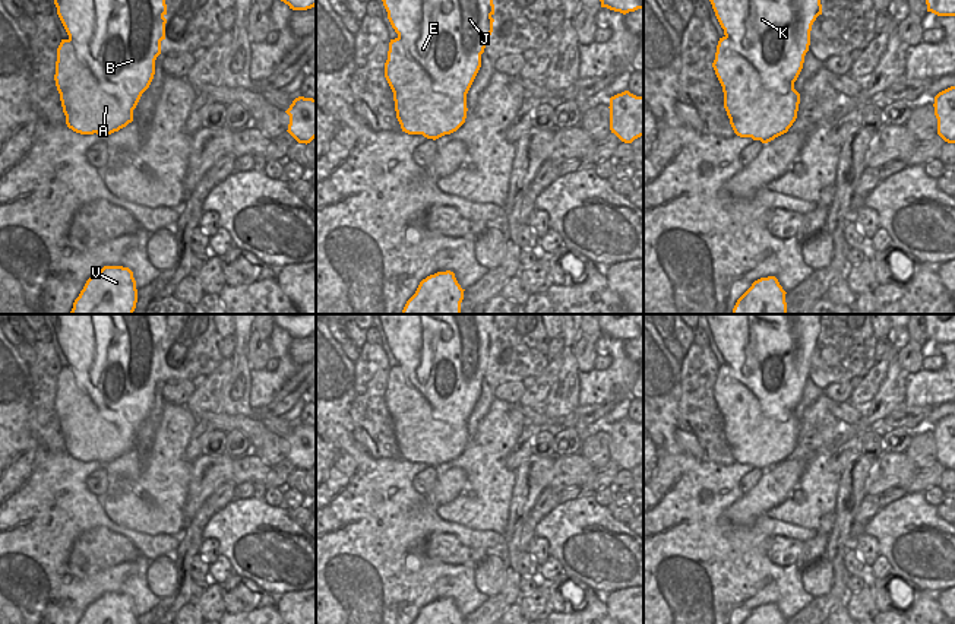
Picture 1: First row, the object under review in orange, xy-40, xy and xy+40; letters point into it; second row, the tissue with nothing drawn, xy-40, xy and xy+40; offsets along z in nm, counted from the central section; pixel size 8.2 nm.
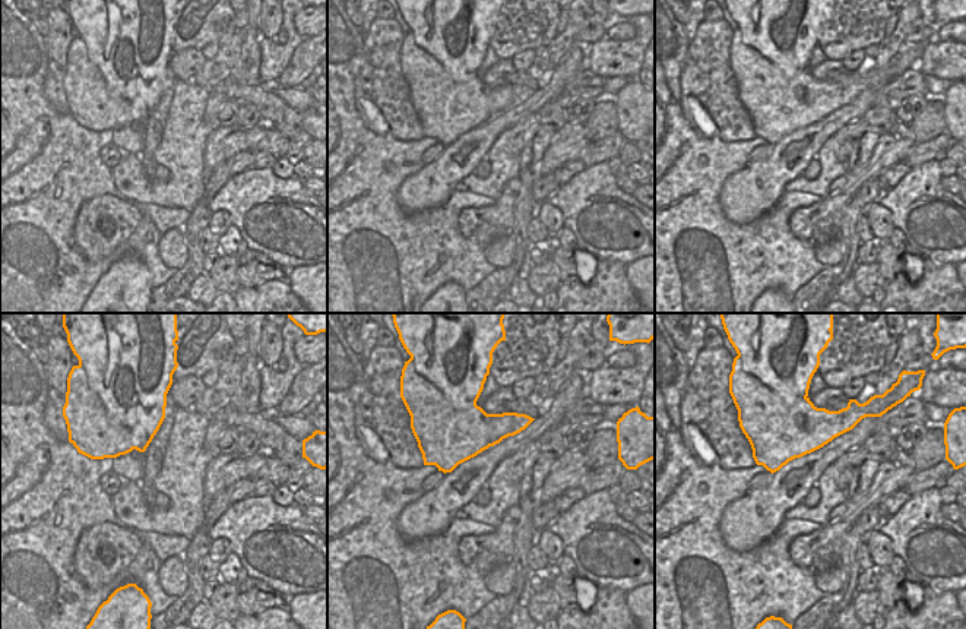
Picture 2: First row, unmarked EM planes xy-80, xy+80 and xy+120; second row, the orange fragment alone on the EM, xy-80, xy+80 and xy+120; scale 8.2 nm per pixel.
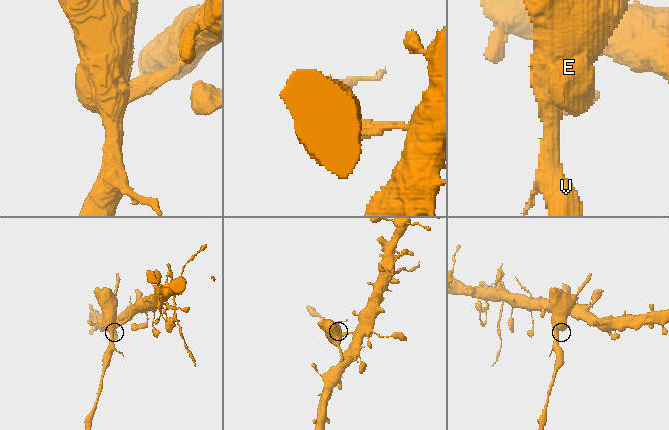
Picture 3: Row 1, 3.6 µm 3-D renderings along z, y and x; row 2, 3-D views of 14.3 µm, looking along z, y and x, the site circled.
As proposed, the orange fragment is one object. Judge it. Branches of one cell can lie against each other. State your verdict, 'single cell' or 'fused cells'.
fused cells

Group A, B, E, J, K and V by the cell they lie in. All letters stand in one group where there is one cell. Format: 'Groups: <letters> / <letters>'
Groups: A / B E J K V.

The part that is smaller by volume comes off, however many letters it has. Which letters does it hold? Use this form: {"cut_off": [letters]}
{"cut_off": ["B", "E", "J", "K", "V"]}

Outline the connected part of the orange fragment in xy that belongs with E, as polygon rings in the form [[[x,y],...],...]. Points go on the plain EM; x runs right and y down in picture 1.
[[[379,314],[392,355],[402,367],[407,381],[417,387],[415,390],[407,389],[408,395],[417,397],[423,409],[437,409],[437,418],[448,421],[456,430],[467,427],[467,421],[481,395],[481,381],[493,359],[493,316],[494,314]]]

